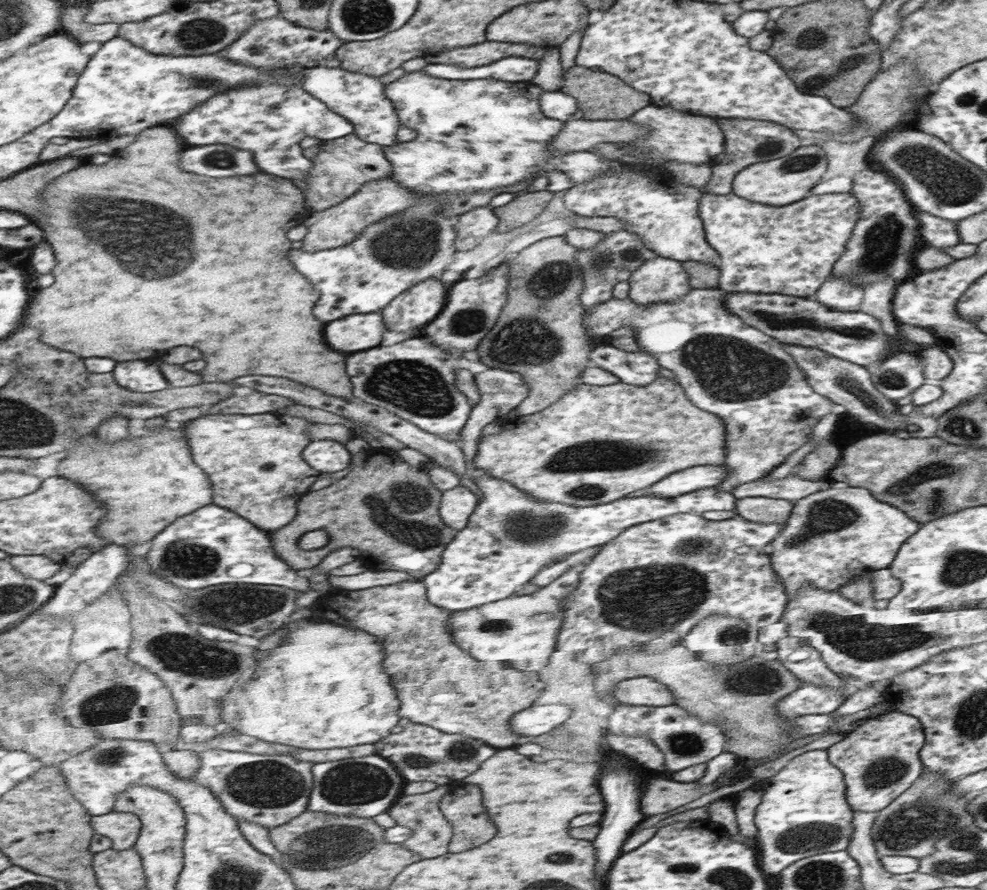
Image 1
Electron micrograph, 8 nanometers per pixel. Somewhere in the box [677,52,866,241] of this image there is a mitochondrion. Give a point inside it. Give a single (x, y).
(817, 77)

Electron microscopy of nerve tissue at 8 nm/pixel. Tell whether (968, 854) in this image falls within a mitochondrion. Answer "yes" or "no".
yes

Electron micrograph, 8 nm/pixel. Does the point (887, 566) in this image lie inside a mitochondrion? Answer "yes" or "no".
no

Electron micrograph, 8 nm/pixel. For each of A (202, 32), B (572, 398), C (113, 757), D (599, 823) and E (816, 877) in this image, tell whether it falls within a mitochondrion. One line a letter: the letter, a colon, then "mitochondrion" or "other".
A: mitochondrion
B: other
C: mitochondrion
D: other
E: mitochondrion

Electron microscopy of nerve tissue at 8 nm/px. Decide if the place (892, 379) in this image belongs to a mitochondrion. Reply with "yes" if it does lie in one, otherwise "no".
yes

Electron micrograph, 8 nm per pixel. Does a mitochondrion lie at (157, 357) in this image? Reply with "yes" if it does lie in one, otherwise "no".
no

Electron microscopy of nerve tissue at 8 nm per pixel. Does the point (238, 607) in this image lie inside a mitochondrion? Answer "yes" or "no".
yes

